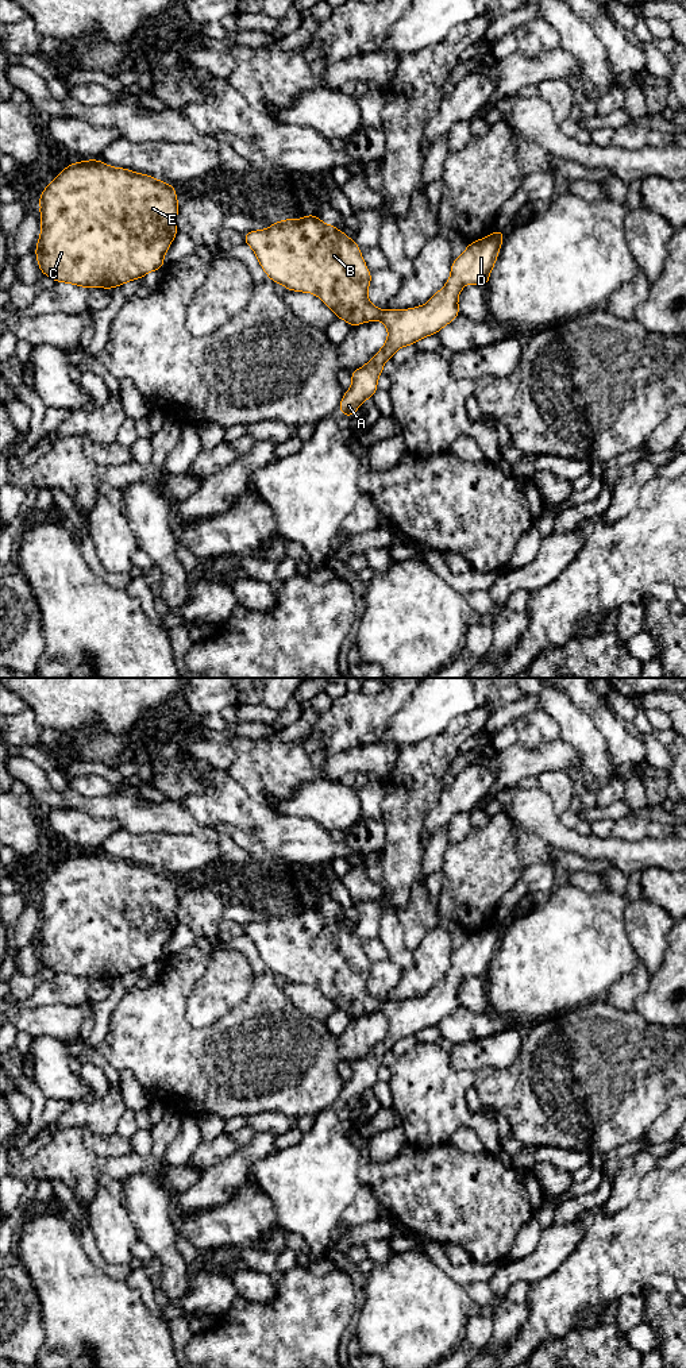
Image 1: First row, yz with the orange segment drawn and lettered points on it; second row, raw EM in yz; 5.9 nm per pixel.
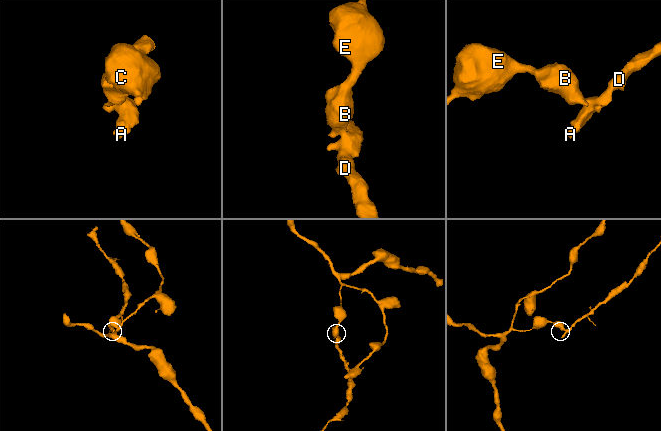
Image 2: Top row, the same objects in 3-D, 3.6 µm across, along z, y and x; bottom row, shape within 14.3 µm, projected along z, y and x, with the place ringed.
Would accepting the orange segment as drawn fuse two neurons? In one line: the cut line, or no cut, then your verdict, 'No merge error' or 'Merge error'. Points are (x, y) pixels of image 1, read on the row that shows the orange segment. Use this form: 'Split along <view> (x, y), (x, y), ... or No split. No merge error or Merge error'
Split along yz (384, 311), (380, 319). Merge error

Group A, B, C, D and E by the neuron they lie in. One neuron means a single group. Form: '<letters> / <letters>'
A D / B C E

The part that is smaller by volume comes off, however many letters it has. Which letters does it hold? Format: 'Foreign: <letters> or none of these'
Foreign: A, D

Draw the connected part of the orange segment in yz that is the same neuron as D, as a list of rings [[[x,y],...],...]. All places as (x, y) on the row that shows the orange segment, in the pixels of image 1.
[[[496,228],[492,235],[470,243],[454,259],[447,284],[427,304],[411,309],[388,308],[382,312],[381,320],[388,328],[388,339],[363,367],[350,371],[352,385],[339,405],[344,417],[355,415],[362,402],[373,397],[378,389],[377,379],[382,374],[384,363],[398,348],[438,334],[460,315],[458,297],[465,285],[478,284],[486,288],[504,236],[505,232]]]

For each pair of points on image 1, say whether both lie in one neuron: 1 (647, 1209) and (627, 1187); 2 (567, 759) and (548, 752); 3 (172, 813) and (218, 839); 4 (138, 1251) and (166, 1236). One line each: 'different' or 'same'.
1: different
2: same
3: same
4: different

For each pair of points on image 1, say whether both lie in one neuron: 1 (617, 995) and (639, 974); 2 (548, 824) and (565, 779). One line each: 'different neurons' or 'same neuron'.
1: same neuron
2: different neurons

